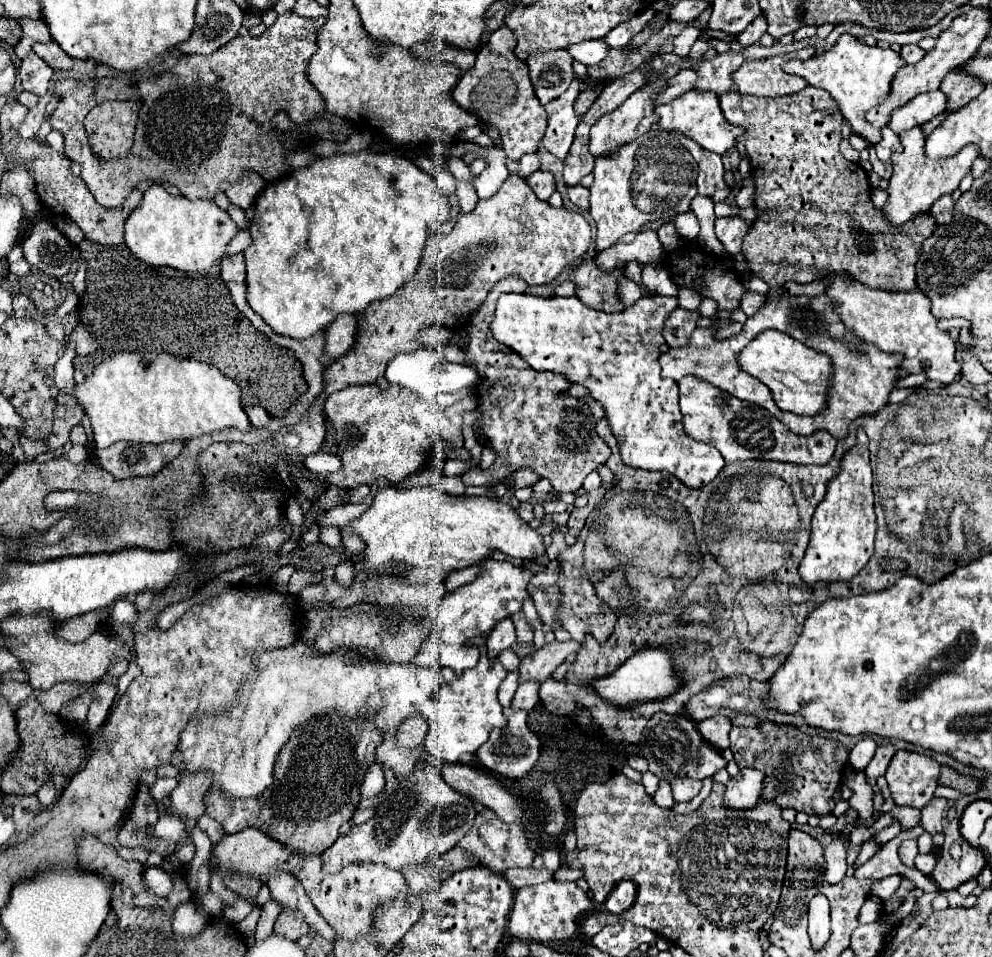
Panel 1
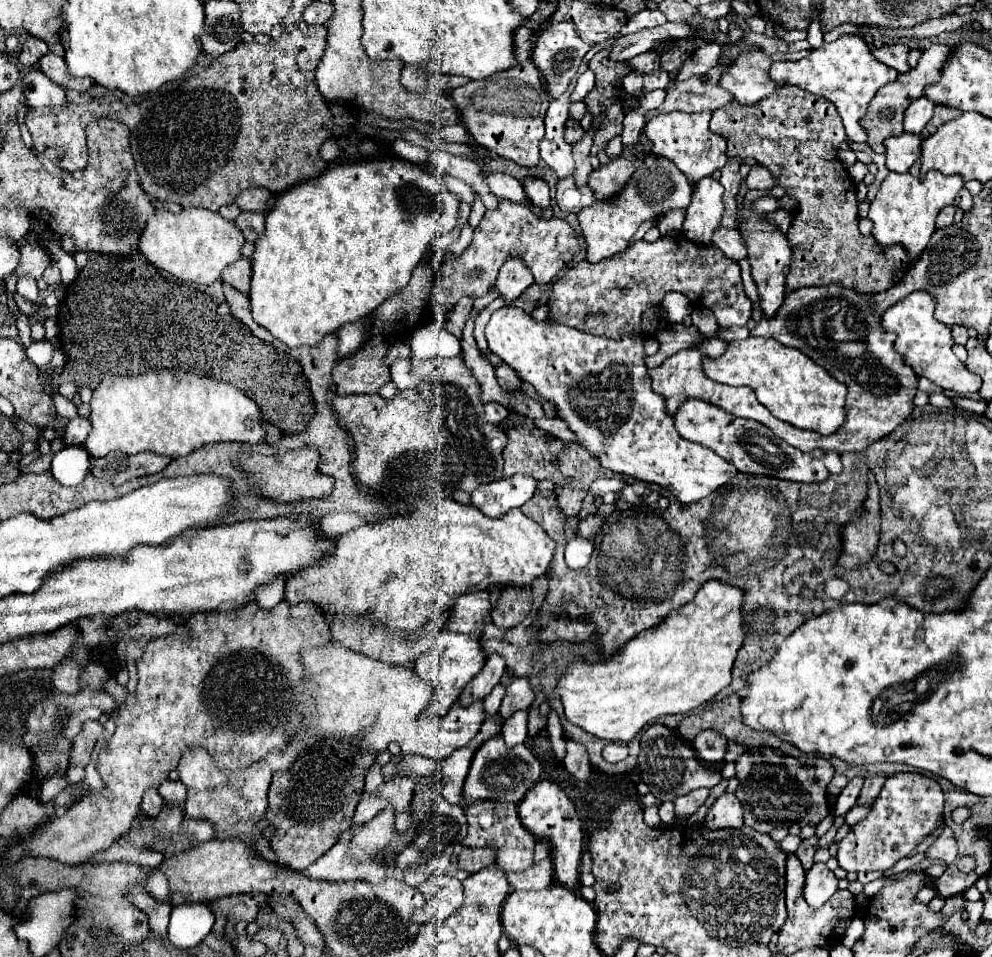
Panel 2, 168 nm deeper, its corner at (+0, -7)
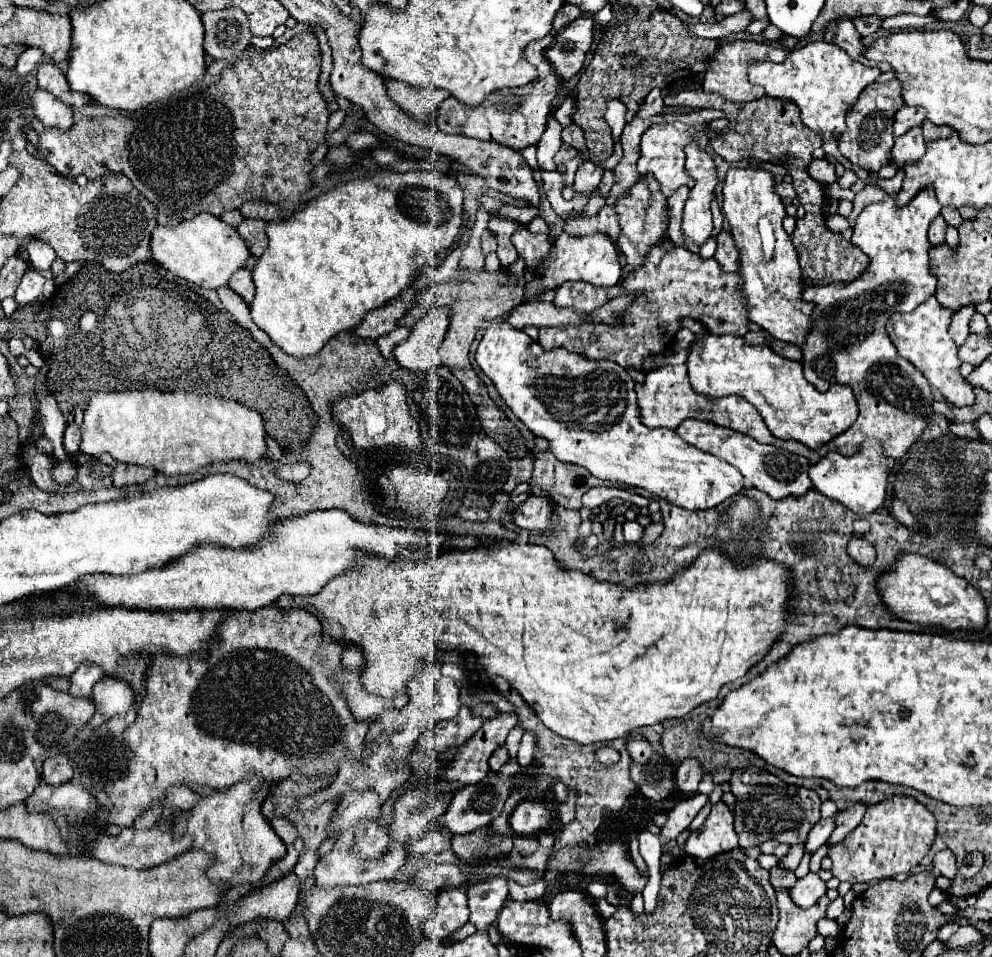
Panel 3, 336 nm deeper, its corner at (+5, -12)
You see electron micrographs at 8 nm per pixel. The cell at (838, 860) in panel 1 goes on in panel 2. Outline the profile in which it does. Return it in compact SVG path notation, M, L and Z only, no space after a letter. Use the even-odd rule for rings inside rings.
M815 863L805 879L803 897L811 909L821 907L837 891L837 877L823 863Z

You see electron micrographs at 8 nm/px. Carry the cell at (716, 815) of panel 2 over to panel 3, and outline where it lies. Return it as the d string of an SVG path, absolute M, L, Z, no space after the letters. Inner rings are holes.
M724 802L712 806L710 816L700 826L700 830L692 832L684 846L680 846L680 854L692 854L698 858L698 864L704 864L708 858L732 850L738 846L738 836L734 832L734 818L730 808Z

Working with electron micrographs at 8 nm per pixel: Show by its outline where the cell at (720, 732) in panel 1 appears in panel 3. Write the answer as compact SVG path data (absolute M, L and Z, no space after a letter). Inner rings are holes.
M682 760L682 764L676 770L676 788L684 796L692 796L698 792L698 784L706 772L698 768L698 760Z

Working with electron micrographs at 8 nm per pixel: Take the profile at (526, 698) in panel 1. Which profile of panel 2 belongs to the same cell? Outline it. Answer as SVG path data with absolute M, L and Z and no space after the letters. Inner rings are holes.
M517 711L511 719L507 719L501 729L501 735L503 735L507 747L525 743L525 739L527 739L527 711Z

